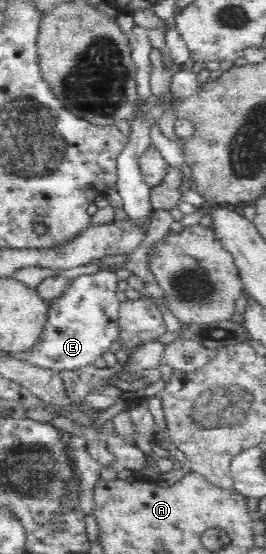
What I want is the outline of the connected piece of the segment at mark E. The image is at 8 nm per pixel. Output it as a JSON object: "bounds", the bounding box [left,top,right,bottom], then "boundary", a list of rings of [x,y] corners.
{"bounds":[28,270,124,374],"boundary":[[[104,270],[94,275],[80,276],[77,279],[74,286],[66,290],[66,294],[49,308],[49,323],[46,324],[43,339],[34,347],[28,358],[32,365],[54,370],[59,374],[64,370],[77,370],[93,365],[97,358],[102,357],[112,348],[112,344],[121,338],[120,308],[124,298],[118,292],[115,271]]]}

